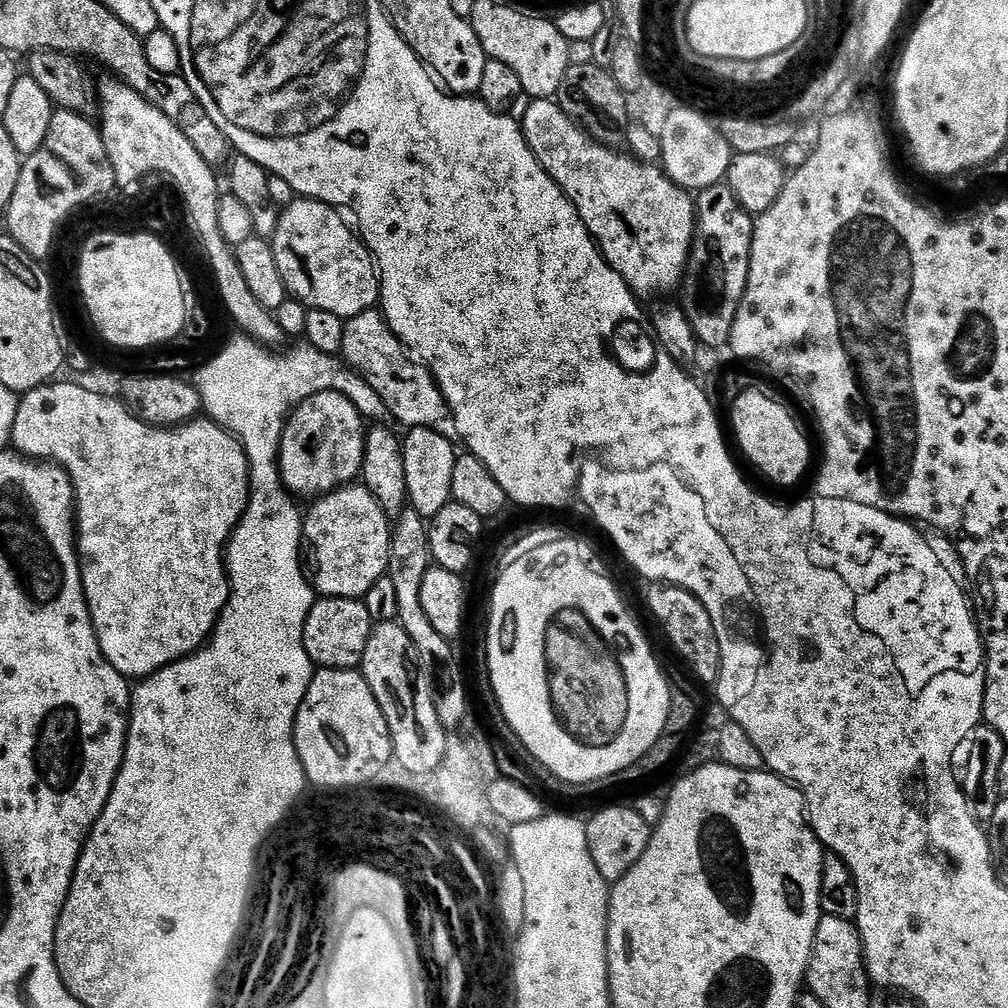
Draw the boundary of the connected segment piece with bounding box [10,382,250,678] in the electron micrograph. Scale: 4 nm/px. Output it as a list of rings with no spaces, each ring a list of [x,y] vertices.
[[[49,382],[41,383],[33,392],[28,392],[16,405],[16,417],[14,418],[14,426],[12,427],[12,438],[10,441],[11,447],[15,449],[19,455],[25,458],[31,458],[37,462],[51,462],[64,469],[68,479],[72,482],[72,490],[74,493],[74,548],[80,552],[80,560],[78,559],[78,575],[82,586],[84,587],[84,600],[88,604],[88,619],[92,621],[92,629],[96,631],[96,641],[100,647],[100,653],[108,659],[110,666],[114,666],[114,670],[119,672],[125,678],[147,678],[154,672],[159,672],[162,668],[167,668],[168,665],[176,663],[177,660],[183,660],[185,656],[192,655],[205,643],[205,640],[211,635],[214,625],[218,619],[218,604],[216,608],[216,584],[212,581],[212,571],[216,568],[216,563],[221,563],[222,549],[227,545],[232,531],[239,524],[240,519],[244,516],[244,511],[248,508],[248,498],[250,495],[250,465],[248,457],[235,436],[230,432],[222,429],[211,418],[193,418],[179,426],[171,427],[156,427],[148,424],[145,421],[139,420],[134,414],[129,412],[127,405],[120,399],[112,396],[104,396],[102,393],[94,393],[90,390],[84,390],[82,386],[74,385],[69,382],[63,384],[48,384]]]

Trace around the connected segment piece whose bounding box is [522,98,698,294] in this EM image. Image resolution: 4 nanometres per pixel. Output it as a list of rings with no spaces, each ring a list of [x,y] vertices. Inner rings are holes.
[[[555,99],[532,100],[529,105],[522,119],[524,141],[535,160],[544,167],[544,172],[572,203],[577,220],[586,226],[605,262],[628,283],[633,293],[674,291],[684,276],[684,262],[692,248],[692,235],[696,236],[698,232],[693,197],[685,189],[676,187],[662,167],[644,163],[631,154],[623,156],[615,152],[615,147],[594,140],[560,109]]]

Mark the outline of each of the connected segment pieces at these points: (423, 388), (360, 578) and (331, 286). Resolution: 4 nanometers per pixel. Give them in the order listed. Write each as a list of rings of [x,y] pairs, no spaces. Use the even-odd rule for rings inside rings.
[[[369,315],[363,322],[345,327],[343,363],[377,392],[383,411],[387,414],[389,412],[398,423],[405,424],[405,429],[428,428],[428,420],[433,420],[437,426],[443,425],[446,420],[446,405],[435,380],[405,351],[389,330],[383,315],[375,315]]]
[[[348,484],[348,492],[342,487],[328,493],[330,500],[319,497],[315,499],[308,517],[302,523],[302,540],[305,545],[312,547],[312,572],[310,568],[311,587],[324,598],[338,600],[360,600],[367,597],[371,588],[377,587],[381,577],[389,567],[390,549],[388,550],[387,518],[381,518],[377,512],[381,501],[363,484]]]
[[[293,199],[279,213],[270,243],[280,281],[293,301],[303,304],[305,309],[326,310],[345,322],[352,322],[369,311],[368,295],[371,292],[373,295],[374,280],[368,277],[370,264],[360,257],[353,229],[351,232],[340,216],[343,215],[337,209],[323,201]]]

